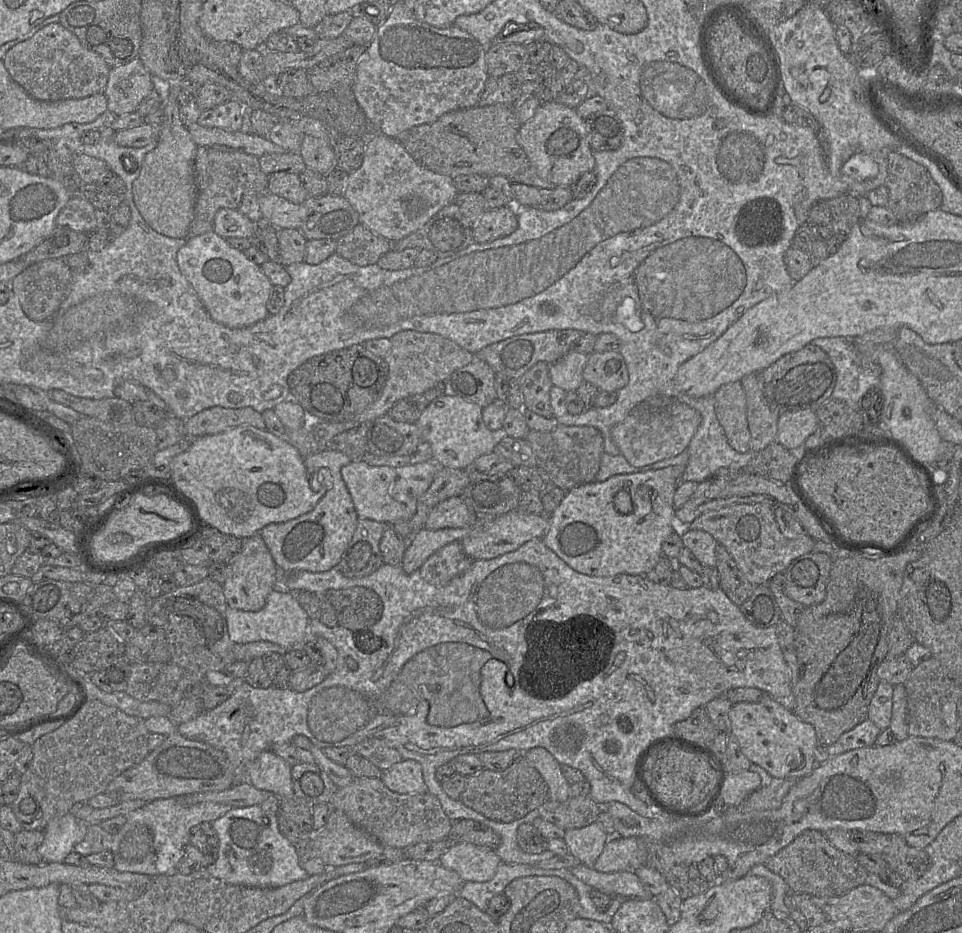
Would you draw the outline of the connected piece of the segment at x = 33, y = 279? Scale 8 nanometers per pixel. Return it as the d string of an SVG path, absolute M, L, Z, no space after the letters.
M49 259L37 262L20 272L10 282L10 288L16 295L26 316L34 322L45 322L48 330L56 325L63 302L71 292L73 272L65 259Z

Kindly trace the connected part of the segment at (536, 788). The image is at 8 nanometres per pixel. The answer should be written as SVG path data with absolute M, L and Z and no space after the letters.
M522 755L505 770L495 772L483 769L479 773L465 776L466 785L460 801L486 818L510 823L537 809L548 800L548 786L540 773Z

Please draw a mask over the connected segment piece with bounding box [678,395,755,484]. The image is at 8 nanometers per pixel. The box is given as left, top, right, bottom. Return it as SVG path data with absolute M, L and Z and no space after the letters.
M711 395L701 398L682 396L678 397L678 399L685 402L701 415L701 423L687 447L689 458L685 465L681 482L692 481L699 484L712 478L720 468L729 468L732 470L747 469L755 453L751 450L740 453L729 445L724 430L716 417L714 396Z

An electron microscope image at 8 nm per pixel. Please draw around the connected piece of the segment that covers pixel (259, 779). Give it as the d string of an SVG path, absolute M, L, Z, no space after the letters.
M264 750L247 764L246 782L280 798L294 798L291 770L291 765L284 759L271 750Z

